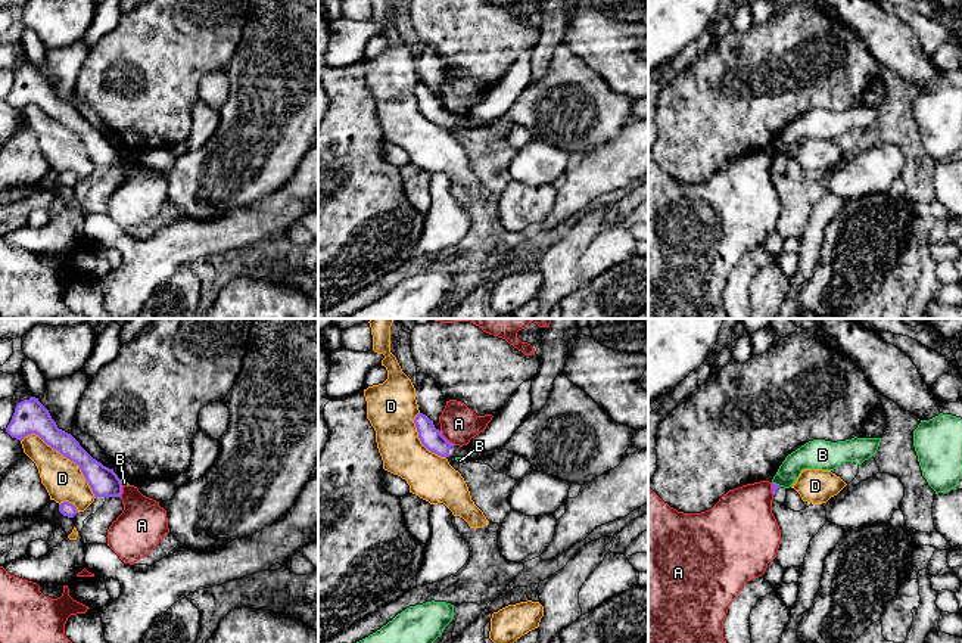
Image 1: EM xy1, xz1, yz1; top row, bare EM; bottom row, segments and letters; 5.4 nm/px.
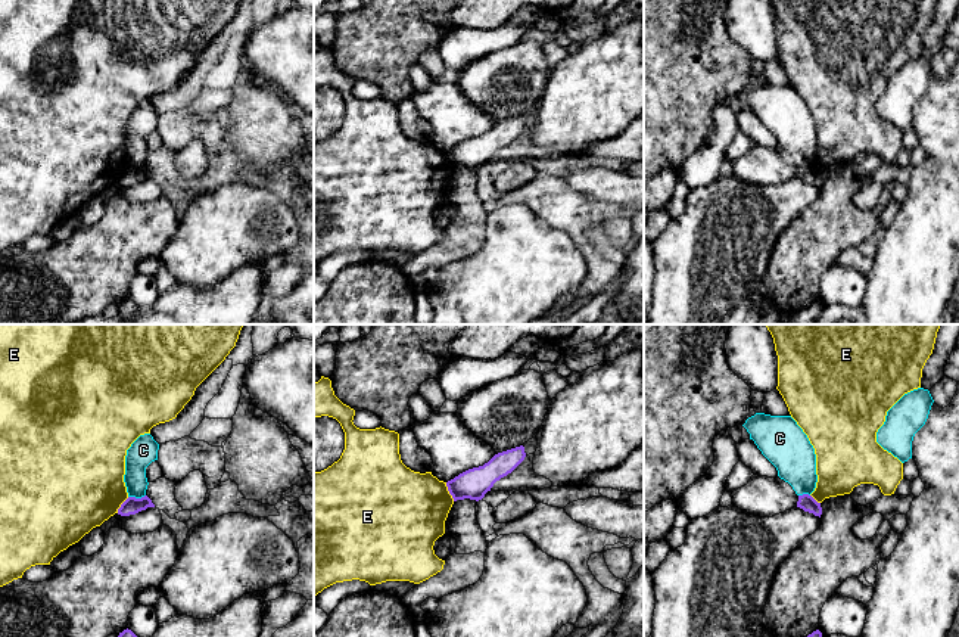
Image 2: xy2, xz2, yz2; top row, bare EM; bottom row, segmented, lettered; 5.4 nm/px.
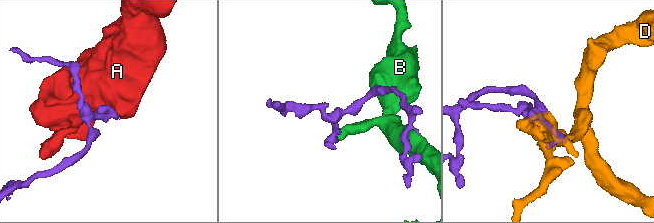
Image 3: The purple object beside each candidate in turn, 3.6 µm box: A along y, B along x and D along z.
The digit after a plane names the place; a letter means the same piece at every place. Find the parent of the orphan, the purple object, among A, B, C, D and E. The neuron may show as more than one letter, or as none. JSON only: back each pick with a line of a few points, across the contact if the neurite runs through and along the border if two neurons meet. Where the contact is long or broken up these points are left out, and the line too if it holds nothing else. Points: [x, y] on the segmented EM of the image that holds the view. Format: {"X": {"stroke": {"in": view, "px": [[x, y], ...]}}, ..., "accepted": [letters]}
{"accepted": []}

